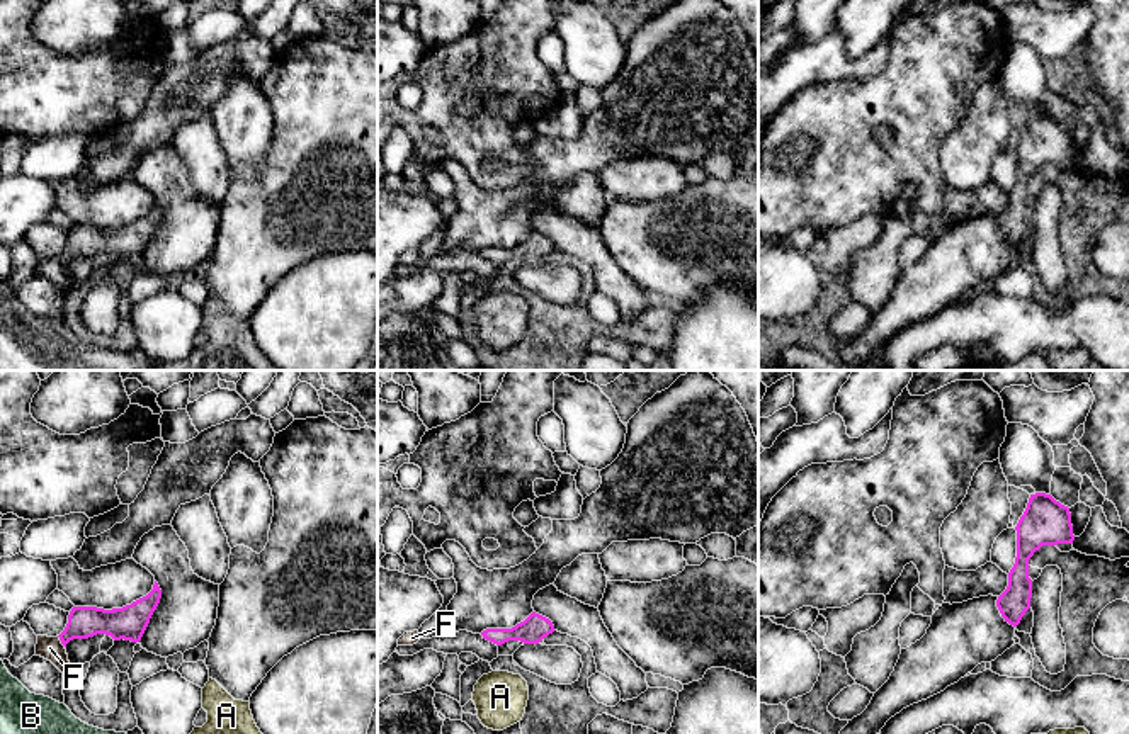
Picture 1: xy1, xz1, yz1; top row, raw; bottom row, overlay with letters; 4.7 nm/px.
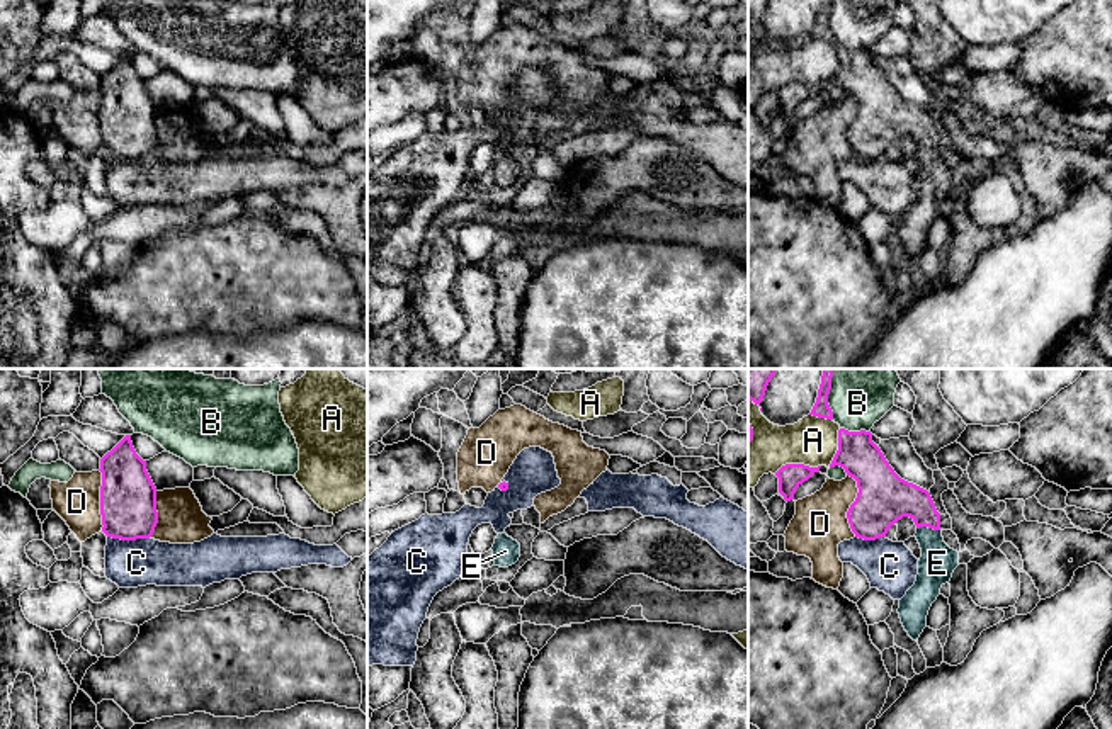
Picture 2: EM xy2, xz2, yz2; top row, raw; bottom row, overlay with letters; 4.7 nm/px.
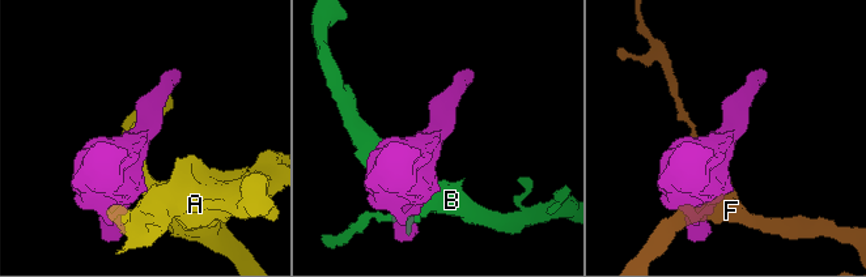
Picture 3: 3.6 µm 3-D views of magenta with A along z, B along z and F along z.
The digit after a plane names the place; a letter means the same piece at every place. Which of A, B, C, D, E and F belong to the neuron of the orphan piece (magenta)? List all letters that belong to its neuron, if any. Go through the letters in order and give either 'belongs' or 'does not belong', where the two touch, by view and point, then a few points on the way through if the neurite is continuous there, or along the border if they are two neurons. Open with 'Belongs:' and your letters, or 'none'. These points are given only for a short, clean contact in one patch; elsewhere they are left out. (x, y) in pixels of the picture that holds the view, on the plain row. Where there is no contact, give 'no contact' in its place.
Belongs: E
A: does not belong | yz2 (796, 84)
B: does not belong | yz2 (827, 19)
C: does not belong | xy2 (130, 158) | along xy2 (107, 155), (121, 158), (150, 157)
D: does not belong | yz2 (851, 124) | along yz2 (847, 94), (857, 107), (847, 131), (849, 146), (856, 155)
E: belongs | yz2 (929, 146) | across yz2 (885, 118), (903, 118), (929, 146), (937, 182)
F: does not belong | xy1 (60, 259)

